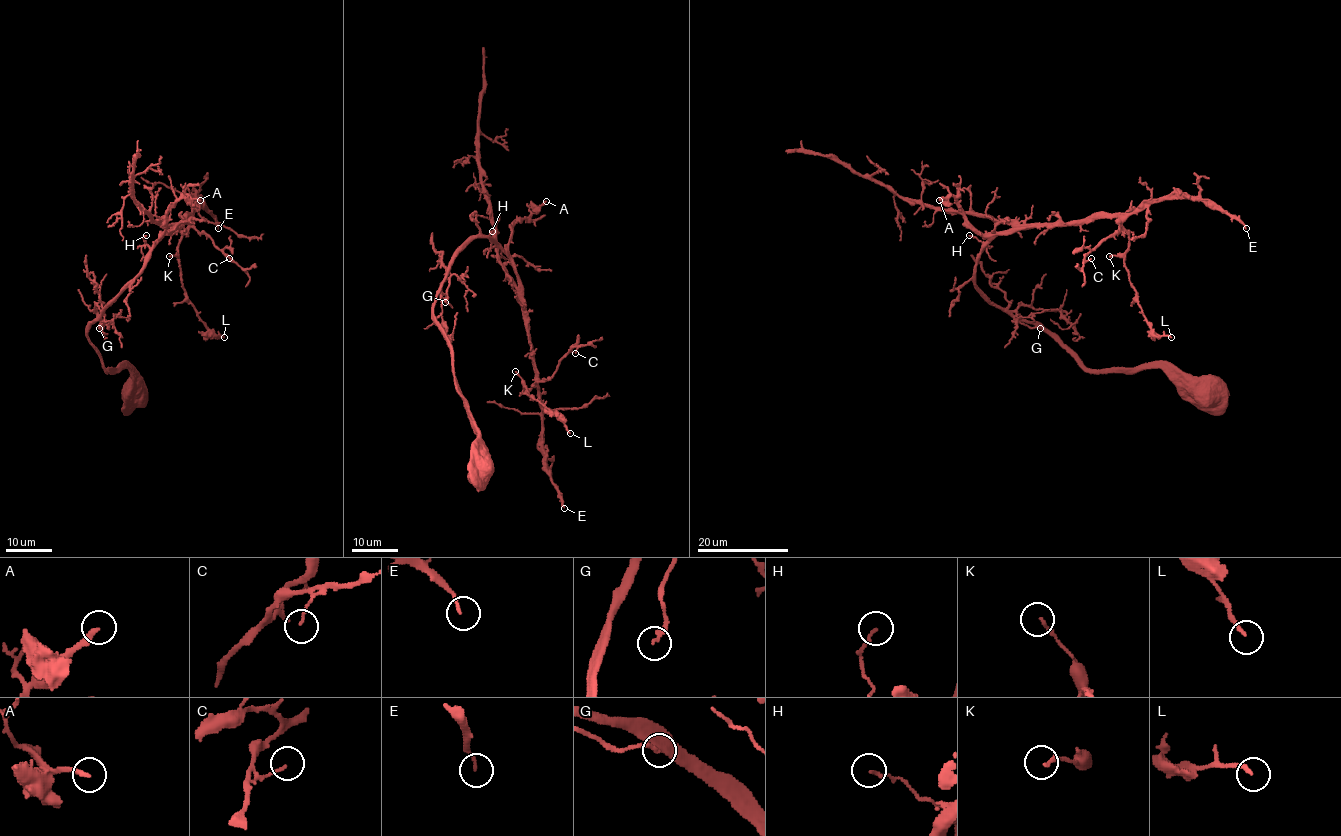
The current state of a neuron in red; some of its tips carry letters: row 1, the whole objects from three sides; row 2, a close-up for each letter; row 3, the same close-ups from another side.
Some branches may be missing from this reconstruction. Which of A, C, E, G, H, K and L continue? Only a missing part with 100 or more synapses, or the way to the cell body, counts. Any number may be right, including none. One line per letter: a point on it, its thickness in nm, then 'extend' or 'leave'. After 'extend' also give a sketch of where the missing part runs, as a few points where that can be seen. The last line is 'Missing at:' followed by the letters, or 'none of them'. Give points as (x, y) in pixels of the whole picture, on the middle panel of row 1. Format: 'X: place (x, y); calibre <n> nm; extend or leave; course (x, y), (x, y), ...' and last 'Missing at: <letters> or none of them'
A: place (546, 201); calibre 240 nm; leave
C: place (575, 353); calibre 90 nm; leave
E: place (564, 508); calibre 110 nm; leave
G: place (445, 302); calibre 150 nm; leave
H: place (492, 231); calibre 140 nm; leave
K: place (515, 371); calibre 130 nm; leave
L: place (570, 433); calibre 180 nm; leave
Missing at: none of them

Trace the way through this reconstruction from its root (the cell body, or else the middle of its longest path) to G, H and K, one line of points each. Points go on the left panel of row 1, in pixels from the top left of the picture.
G: (133, 398), (132, 373), (126, 367), (107, 370), (87, 337), (101, 312), (99, 328)
H: (133, 398), (132, 373), (126, 367), (107, 370), (87, 330), (140, 272), (149, 250), (146, 235)
K: (133, 398), (132, 373), (107, 370), (87, 330), (137, 276), (148, 251), (192, 217), (177, 255), (169, 256)

